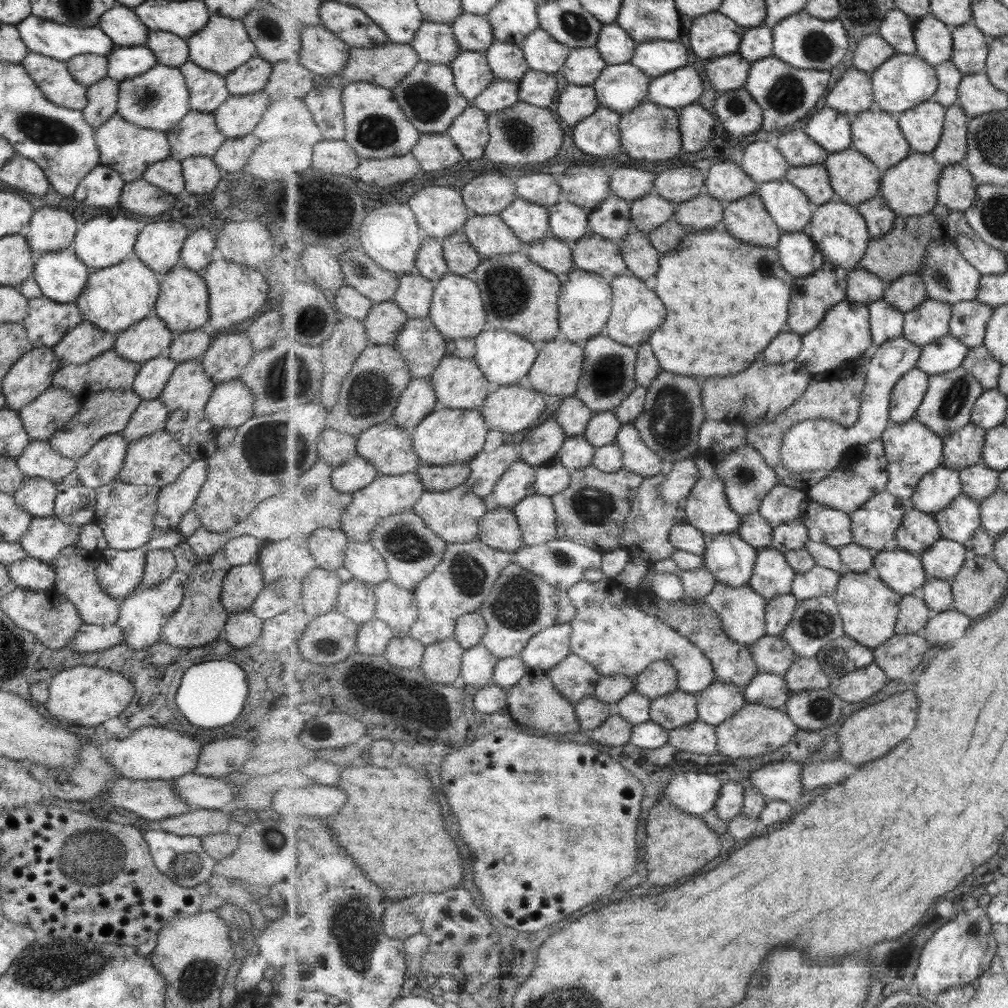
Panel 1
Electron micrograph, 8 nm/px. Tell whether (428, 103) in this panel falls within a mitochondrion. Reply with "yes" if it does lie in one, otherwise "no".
yes

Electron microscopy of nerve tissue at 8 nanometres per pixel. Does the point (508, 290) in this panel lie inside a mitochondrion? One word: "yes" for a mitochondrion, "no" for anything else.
yes

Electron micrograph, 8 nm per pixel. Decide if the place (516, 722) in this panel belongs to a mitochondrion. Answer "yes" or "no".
no

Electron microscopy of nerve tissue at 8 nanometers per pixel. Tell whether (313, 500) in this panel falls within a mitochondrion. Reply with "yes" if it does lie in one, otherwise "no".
no

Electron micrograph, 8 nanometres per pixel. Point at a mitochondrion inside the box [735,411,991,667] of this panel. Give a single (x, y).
(817, 622)

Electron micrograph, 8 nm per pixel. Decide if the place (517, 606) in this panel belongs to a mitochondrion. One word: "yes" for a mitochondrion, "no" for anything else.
yes

